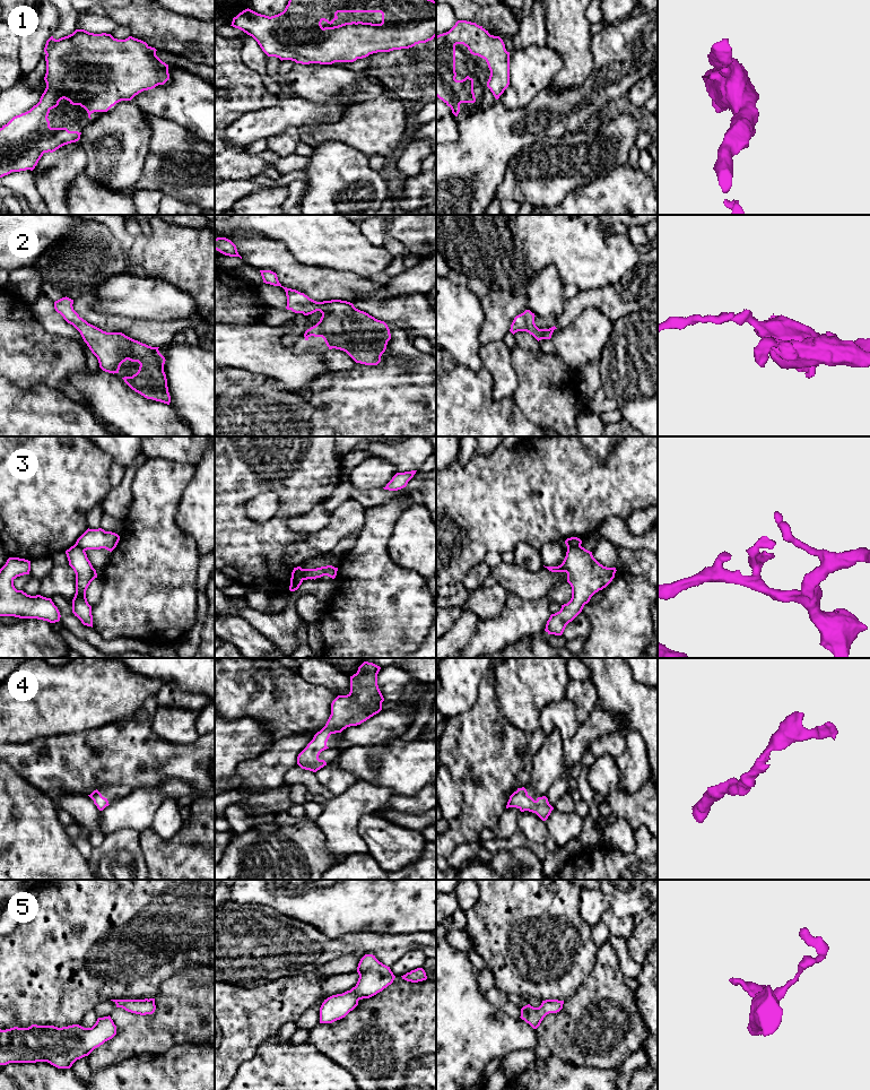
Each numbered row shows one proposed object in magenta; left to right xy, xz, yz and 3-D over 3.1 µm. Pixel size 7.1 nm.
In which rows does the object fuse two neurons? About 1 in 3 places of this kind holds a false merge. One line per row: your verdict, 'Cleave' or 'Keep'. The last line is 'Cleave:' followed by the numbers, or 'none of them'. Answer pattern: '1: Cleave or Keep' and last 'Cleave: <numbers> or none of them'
1: Keep
2: Keep
3: Keep
4: Keep
5: Keep
Cleave: none of them

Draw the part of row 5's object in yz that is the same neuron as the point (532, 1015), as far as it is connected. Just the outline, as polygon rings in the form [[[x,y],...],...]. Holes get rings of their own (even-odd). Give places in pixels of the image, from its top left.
[[[546,1000],[542,1001],[539,1007],[533,1007],[530,1004],[521,1009],[521,1019],[529,1023],[533,1029],[537,1029],[543,1018],[549,1013],[557,1013],[563,1009],[564,1001]]]

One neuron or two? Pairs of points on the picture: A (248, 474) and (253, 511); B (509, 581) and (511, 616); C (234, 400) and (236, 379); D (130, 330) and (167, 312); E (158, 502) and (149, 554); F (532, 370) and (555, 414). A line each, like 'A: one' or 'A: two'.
A: two
B: two
C: two
D: two
E: one
F: one

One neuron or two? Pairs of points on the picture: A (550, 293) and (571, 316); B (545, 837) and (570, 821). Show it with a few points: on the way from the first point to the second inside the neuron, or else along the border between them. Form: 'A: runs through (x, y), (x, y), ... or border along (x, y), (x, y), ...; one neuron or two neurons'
A: border along (565, 299), (563, 312), (557, 319); two neurons
B: border along (544, 821), (550, 838), (560, 849); two neurons

